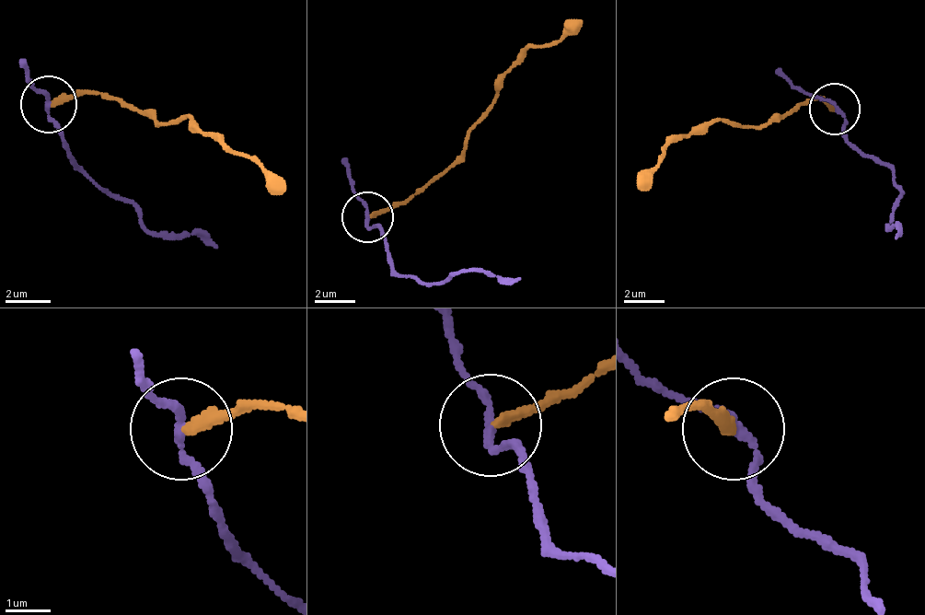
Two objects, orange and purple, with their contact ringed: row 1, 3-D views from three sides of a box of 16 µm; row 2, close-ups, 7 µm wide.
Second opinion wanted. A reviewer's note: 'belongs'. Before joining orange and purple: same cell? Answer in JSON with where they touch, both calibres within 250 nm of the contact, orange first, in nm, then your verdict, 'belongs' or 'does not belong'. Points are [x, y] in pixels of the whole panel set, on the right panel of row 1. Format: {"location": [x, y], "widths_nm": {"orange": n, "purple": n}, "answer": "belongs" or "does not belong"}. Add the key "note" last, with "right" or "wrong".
{"location": [835, 109], "widths_nm": {"orange": 260, "purple": 160}, "answer": "does not belong", "note": "wrong"}

